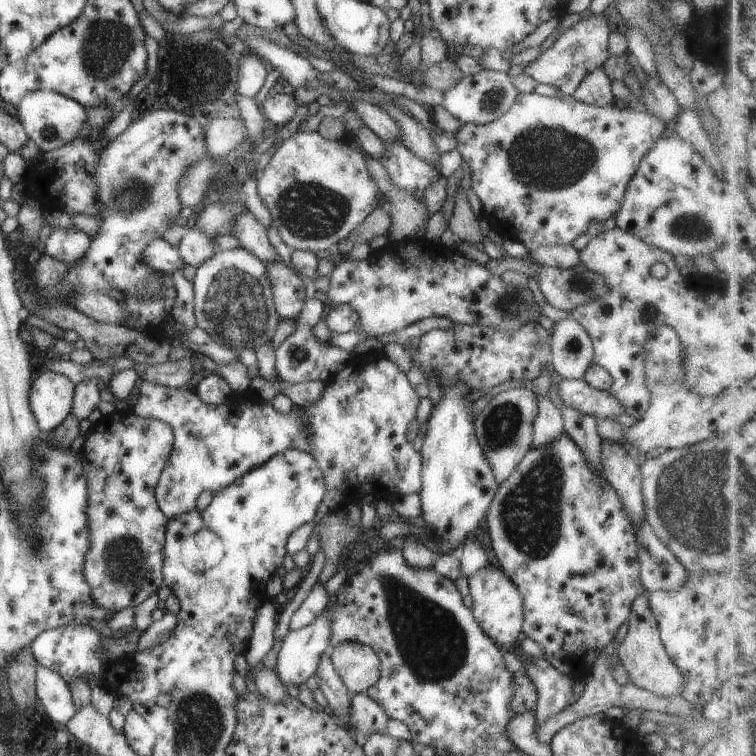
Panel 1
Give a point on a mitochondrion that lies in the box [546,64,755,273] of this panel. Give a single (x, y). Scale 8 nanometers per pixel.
(691, 228)

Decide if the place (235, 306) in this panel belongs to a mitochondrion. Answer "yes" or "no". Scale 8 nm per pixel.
yes

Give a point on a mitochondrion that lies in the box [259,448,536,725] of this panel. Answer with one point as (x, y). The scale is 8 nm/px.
(433, 644)

